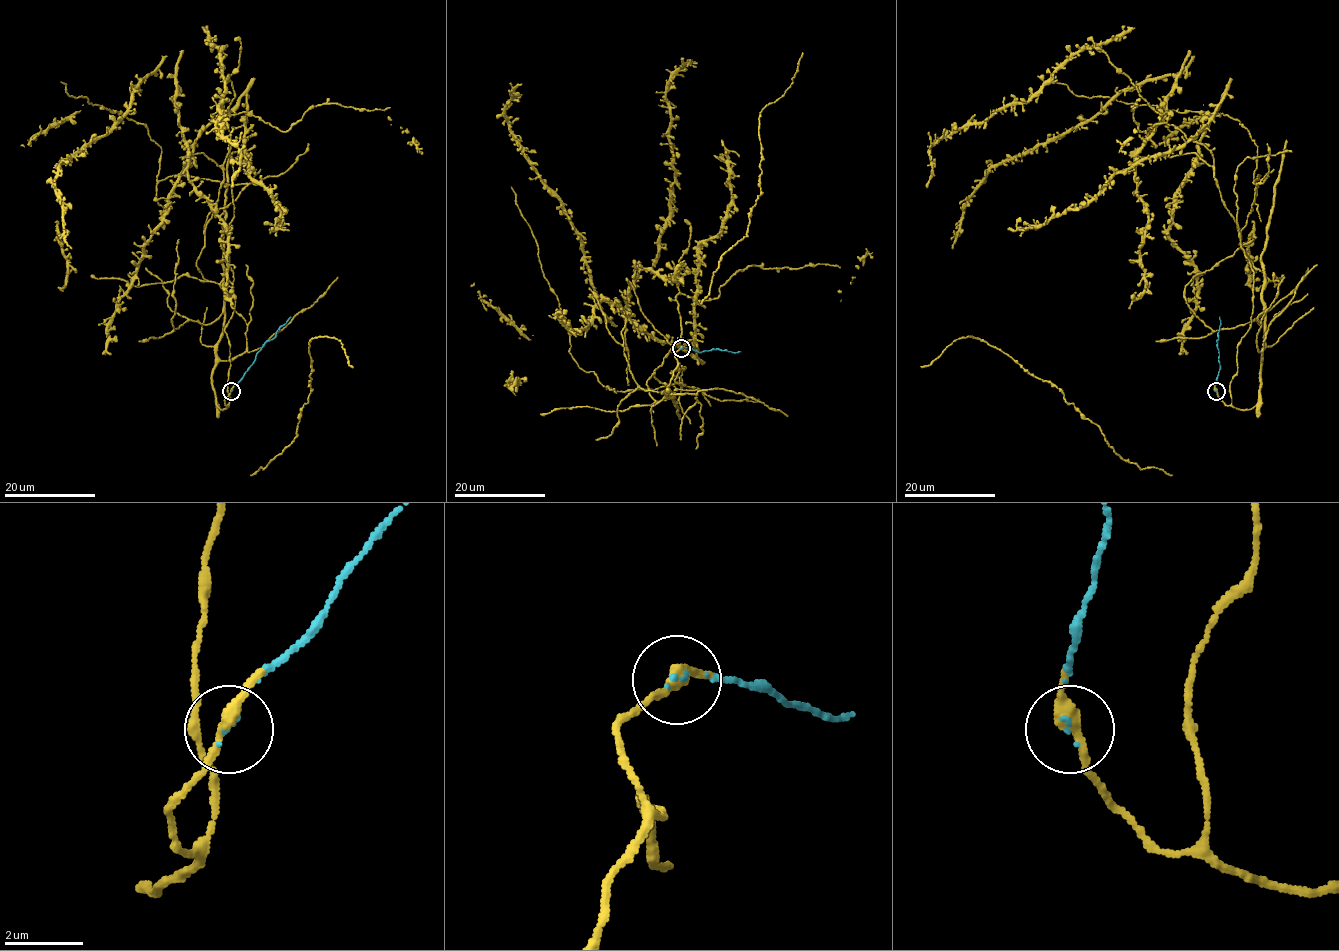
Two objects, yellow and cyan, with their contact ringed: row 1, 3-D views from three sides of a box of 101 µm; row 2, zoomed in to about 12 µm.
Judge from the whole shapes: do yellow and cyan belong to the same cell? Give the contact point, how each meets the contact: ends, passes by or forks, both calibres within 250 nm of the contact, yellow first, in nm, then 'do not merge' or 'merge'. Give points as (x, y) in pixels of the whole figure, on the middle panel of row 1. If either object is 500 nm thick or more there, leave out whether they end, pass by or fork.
place (681, 348); yellow passes by; cyan ends; calibres 320 and 90 nm; merge

